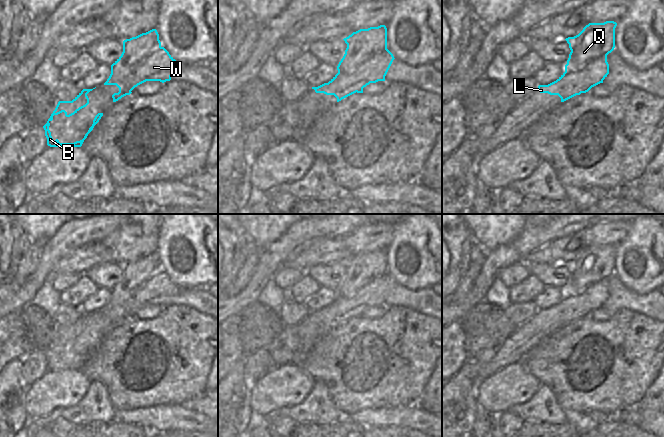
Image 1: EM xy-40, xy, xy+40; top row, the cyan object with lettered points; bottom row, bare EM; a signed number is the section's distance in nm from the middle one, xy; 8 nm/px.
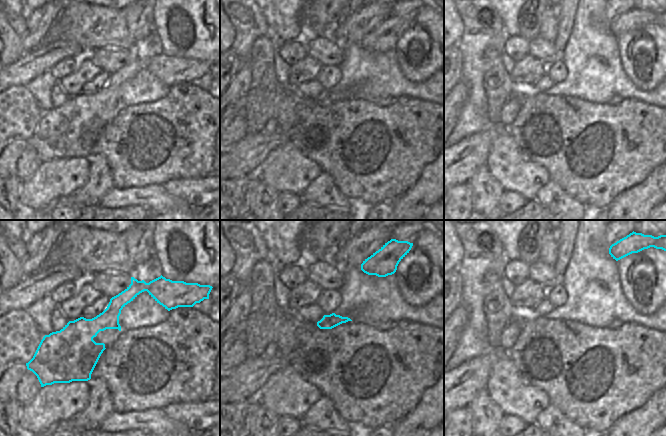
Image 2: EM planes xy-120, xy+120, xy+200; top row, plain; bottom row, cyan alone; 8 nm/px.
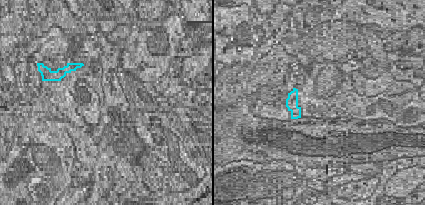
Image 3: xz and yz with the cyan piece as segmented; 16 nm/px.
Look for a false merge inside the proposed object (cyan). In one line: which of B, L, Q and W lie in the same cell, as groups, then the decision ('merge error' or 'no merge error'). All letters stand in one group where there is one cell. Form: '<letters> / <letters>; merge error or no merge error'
B L Q / W; merge error

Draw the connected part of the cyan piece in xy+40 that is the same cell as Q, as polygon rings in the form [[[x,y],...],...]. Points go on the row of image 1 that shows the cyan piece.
[[[614,21],[589,23],[578,35],[566,38],[571,52],[565,72],[556,81],[548,85],[539,85],[539,92],[558,95],[561,102],[580,95],[581,92],[573,84],[579,78],[574,77],[572,72],[580,71],[594,59],[608,55],[614,50],[616,26],[617,23]]]

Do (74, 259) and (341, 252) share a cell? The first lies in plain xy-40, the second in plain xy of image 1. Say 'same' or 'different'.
same

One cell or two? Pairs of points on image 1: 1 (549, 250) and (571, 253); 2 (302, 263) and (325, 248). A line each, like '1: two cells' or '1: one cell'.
1: one cell
2: one cell

